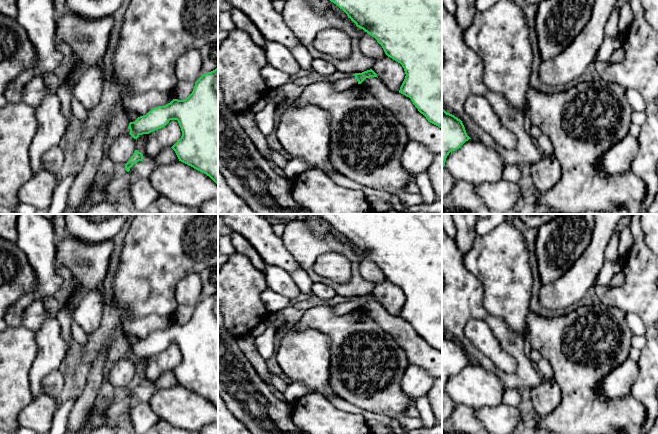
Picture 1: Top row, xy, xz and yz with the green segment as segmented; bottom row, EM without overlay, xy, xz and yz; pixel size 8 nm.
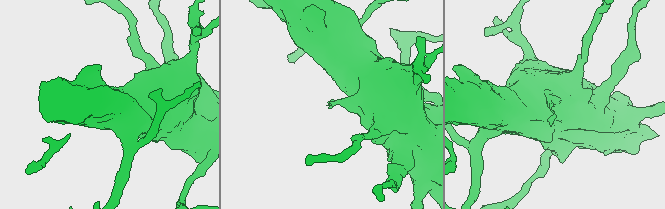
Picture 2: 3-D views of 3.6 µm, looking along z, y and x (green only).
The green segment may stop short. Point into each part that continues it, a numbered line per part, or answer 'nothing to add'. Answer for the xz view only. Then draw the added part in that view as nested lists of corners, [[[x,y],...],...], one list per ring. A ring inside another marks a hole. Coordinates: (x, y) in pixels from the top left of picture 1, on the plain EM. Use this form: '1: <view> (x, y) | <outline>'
1: xz (342, 308) | [[[354,299],[346,301],[344,303],[339,303],[333,307],[335,314],[347,314],[352,310],[358,309],[358,305]]]

